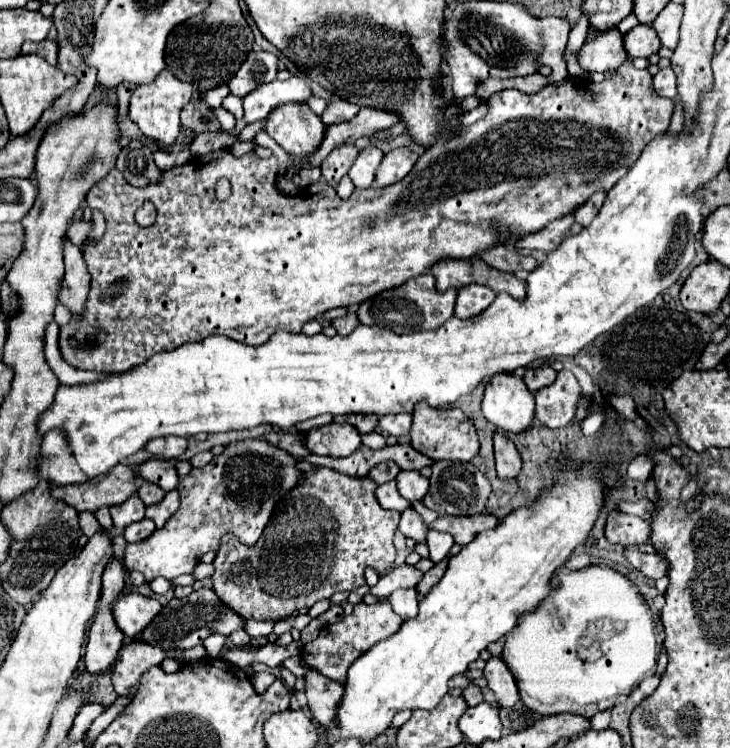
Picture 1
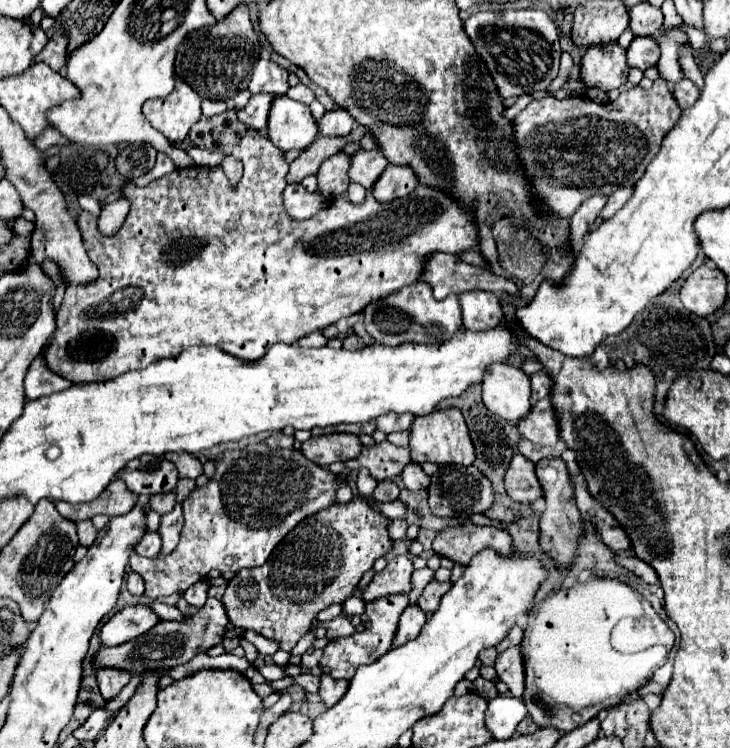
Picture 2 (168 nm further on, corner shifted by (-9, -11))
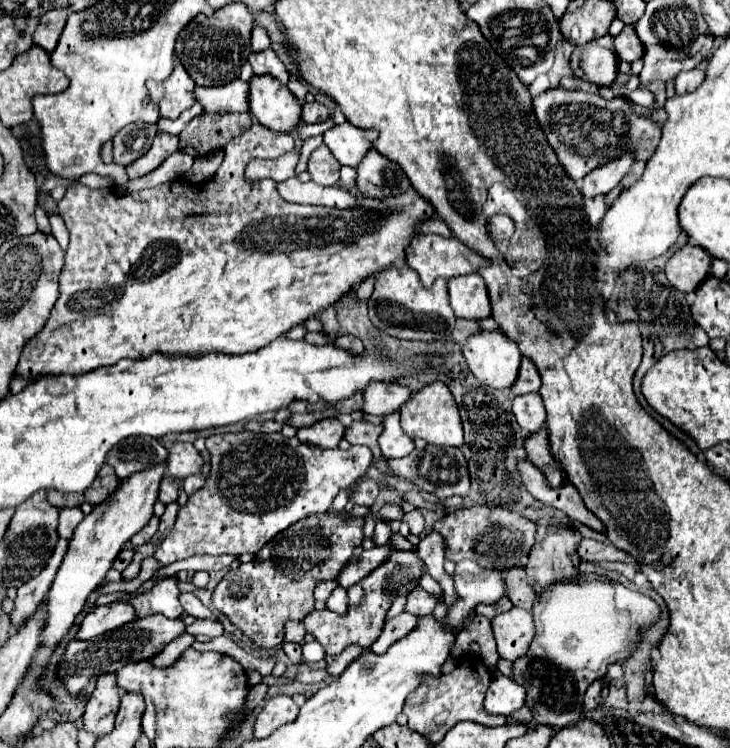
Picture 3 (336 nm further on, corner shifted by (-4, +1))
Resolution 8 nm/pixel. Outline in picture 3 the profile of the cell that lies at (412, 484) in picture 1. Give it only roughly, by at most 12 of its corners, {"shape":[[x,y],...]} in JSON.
{"shape":[[399,414],[385,416],[379,446],[385,458],[415,450],[399,426]]}

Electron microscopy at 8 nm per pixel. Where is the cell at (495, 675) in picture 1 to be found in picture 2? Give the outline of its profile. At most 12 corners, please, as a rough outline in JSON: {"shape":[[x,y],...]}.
{"shape":[[520,646],[498,654],[498,678],[514,698],[524,692],[524,658]]}

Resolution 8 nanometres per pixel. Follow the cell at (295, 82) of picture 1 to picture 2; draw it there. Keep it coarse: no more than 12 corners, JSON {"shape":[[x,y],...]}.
{"shape":[[254,94],[238,110],[248,128],[264,130],[274,96]]}

